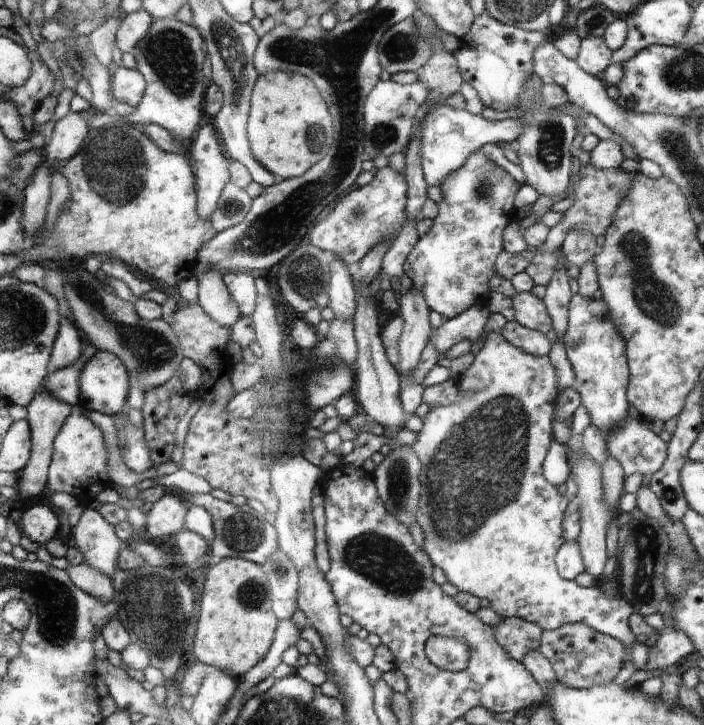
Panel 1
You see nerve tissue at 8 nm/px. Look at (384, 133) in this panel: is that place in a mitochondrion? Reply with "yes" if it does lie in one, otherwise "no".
yes

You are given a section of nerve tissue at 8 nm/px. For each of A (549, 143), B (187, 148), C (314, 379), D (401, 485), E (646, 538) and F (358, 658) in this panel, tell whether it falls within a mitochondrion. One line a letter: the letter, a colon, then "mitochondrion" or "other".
A: mitochondrion
B: other
C: mitochondrion
D: mitochondrion
E: mitochondrion
F: other

